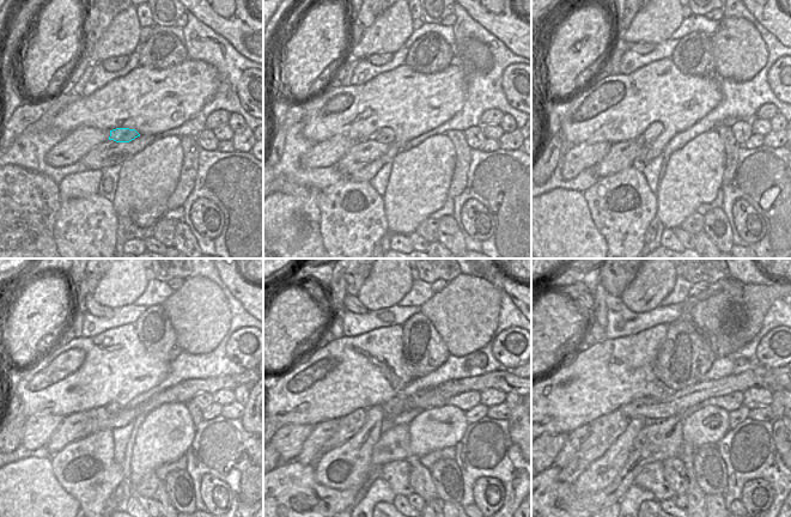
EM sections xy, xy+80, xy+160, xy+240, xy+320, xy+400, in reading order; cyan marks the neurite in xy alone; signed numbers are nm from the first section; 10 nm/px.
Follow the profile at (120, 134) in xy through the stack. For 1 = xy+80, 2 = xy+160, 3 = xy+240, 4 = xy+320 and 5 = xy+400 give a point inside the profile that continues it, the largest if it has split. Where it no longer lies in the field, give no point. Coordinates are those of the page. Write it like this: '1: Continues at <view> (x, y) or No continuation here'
1: Continues at xy+80 (384, 135)
2: Continues at xy+160 (655, 129)
3: Continues at xy+240 (113, 407)
4: Continues at xy+320 (344, 467)
5: Continues at xy+400 (601, 473)

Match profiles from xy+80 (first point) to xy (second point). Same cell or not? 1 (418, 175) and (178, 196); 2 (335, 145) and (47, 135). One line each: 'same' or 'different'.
1: different
2: different

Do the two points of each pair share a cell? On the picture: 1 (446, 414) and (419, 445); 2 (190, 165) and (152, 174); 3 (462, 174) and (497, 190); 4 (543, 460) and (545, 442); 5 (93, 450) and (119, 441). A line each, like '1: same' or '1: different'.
1: same
2: different
3: different
4: same
5: different

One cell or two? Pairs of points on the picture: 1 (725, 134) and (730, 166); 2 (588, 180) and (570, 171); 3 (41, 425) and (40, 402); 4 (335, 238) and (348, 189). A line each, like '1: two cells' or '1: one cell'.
1: one cell
2: two cells
3: two cells
4: one cell

